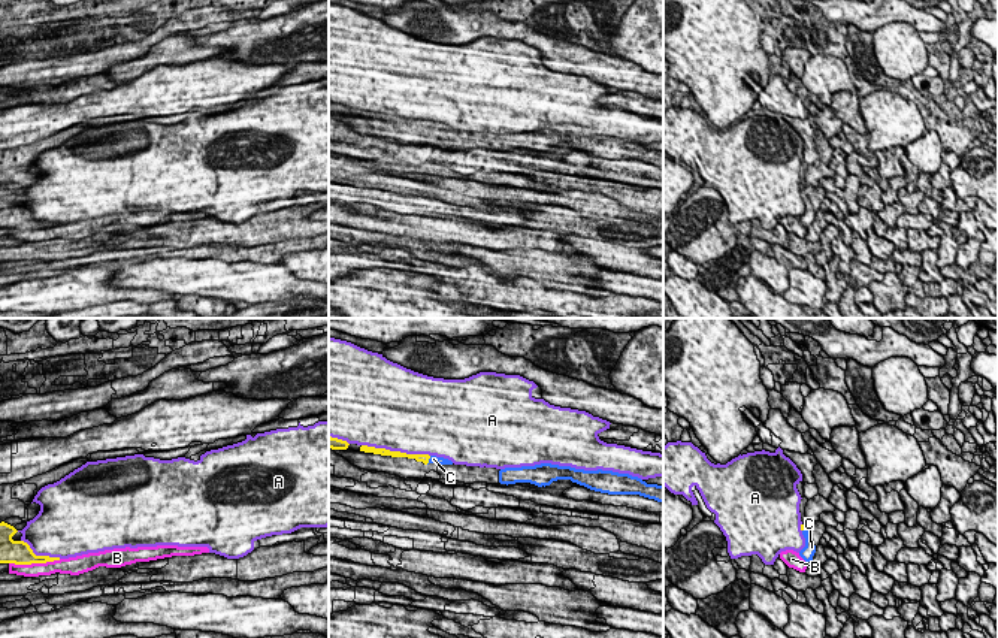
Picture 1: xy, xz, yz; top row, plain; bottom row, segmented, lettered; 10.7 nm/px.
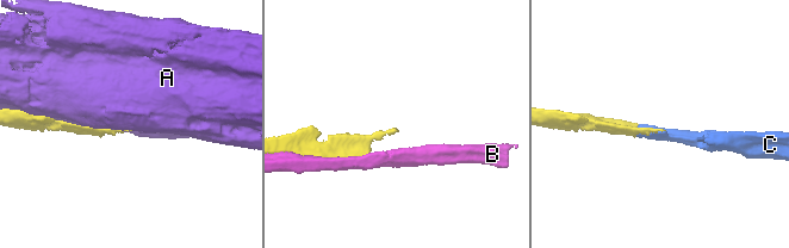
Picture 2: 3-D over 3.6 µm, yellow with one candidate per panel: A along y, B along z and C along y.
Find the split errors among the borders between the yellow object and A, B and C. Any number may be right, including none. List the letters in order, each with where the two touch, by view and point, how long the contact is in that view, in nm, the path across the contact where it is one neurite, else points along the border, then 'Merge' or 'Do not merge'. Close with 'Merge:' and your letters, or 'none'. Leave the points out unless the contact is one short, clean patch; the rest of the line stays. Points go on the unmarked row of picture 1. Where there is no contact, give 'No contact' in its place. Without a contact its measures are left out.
A: Touches yellow at xz (396, 117). Shared border 750 nm. Do not merge
B: Touches yellow at xy (35, 227). Shared border 550 nm. Do not merge
C: Touches yellow at xz (428, 126). Shared border 110 nm. Merge
Merge: C

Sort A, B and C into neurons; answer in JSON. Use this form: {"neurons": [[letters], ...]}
{"neurons": [["A"], ["B"], ["C"]]}

